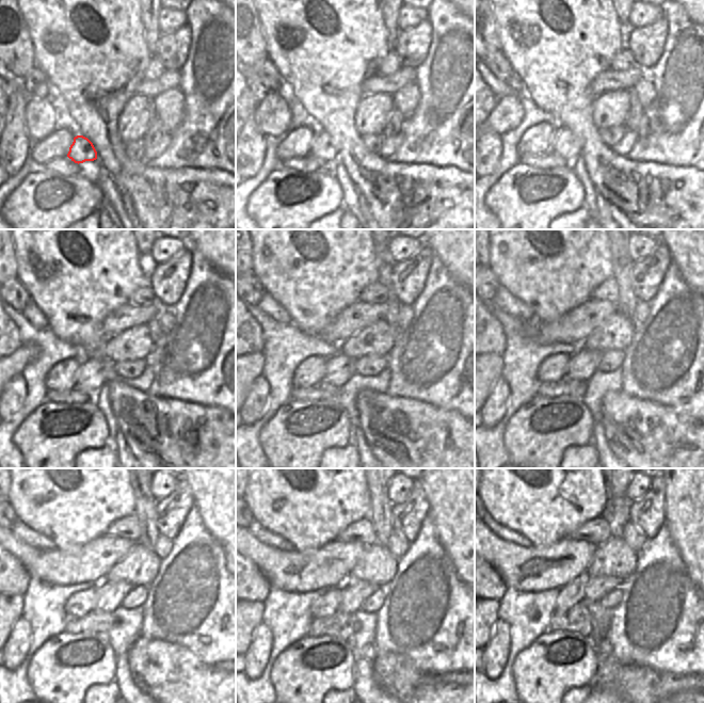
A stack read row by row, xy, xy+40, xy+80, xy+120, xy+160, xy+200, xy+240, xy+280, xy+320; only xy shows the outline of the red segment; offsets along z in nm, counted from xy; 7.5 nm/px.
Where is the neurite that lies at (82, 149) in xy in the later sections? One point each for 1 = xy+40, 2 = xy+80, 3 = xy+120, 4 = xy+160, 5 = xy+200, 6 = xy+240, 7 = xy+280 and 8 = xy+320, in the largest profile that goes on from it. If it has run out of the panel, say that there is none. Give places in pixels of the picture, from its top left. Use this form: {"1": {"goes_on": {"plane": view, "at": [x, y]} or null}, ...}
{"1": {"goes_on": {"plane": "xy+40", "at": [322, 147]}}, "2": {"goes_on": {"plane": "xy+80", "at": [565, 143]}}, "3": {"goes_on": {"plane": "xy+120", "at": [91, 377]}}, "4": {"goes_on": {"plane": "xy+160", "at": [338, 368]}}, "5": {"goes_on": {"plane": "xy+200", "at": [584, 364]}}, "6": {"goes_on": {"plane": "xy+240", "at": [110, 594]}}, "7": {"goes_on": {"plane": "xy+280", "at": [354, 592]}}, "8": {"goes_on": {"plane": "xy+320", "at": [597, 587]}}}

